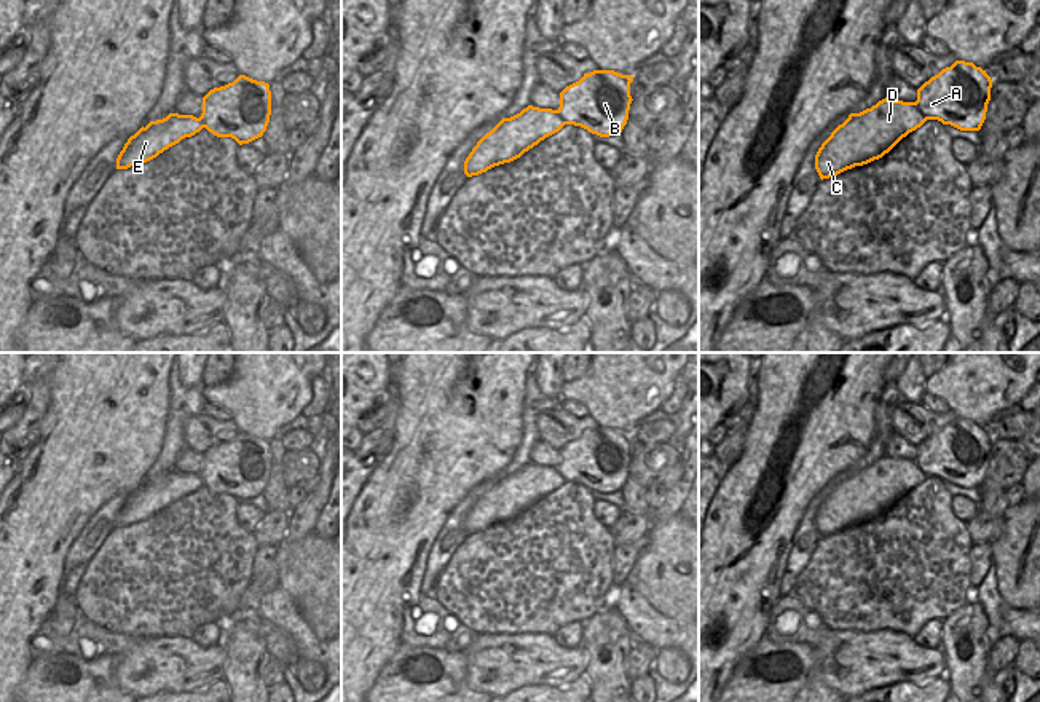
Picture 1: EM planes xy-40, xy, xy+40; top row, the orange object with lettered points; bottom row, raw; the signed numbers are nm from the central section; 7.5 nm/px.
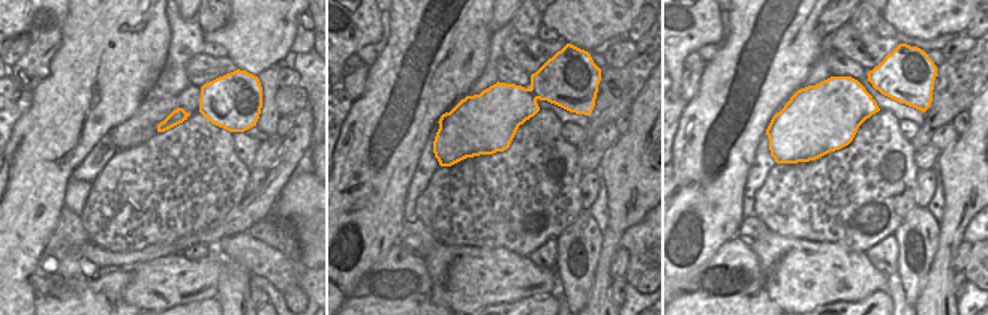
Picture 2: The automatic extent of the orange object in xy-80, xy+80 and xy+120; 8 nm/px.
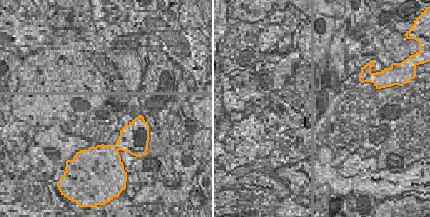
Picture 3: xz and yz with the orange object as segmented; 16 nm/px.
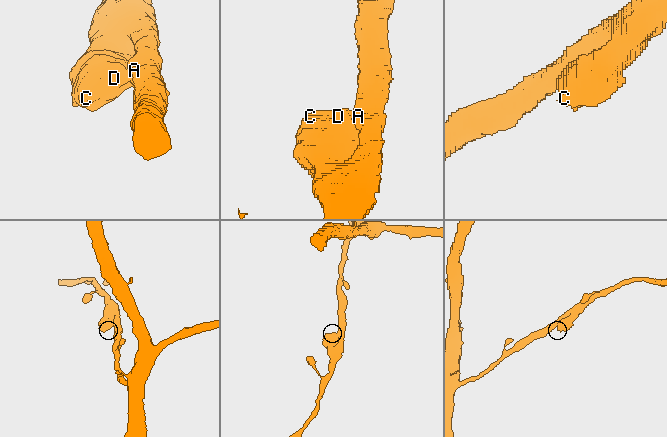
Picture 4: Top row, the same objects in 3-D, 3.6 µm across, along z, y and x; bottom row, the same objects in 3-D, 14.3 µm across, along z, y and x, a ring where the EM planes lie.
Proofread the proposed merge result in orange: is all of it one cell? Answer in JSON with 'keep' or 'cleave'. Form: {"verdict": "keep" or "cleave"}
{"verdict": "keep"}

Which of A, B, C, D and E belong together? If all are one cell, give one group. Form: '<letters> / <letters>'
A B C D E

